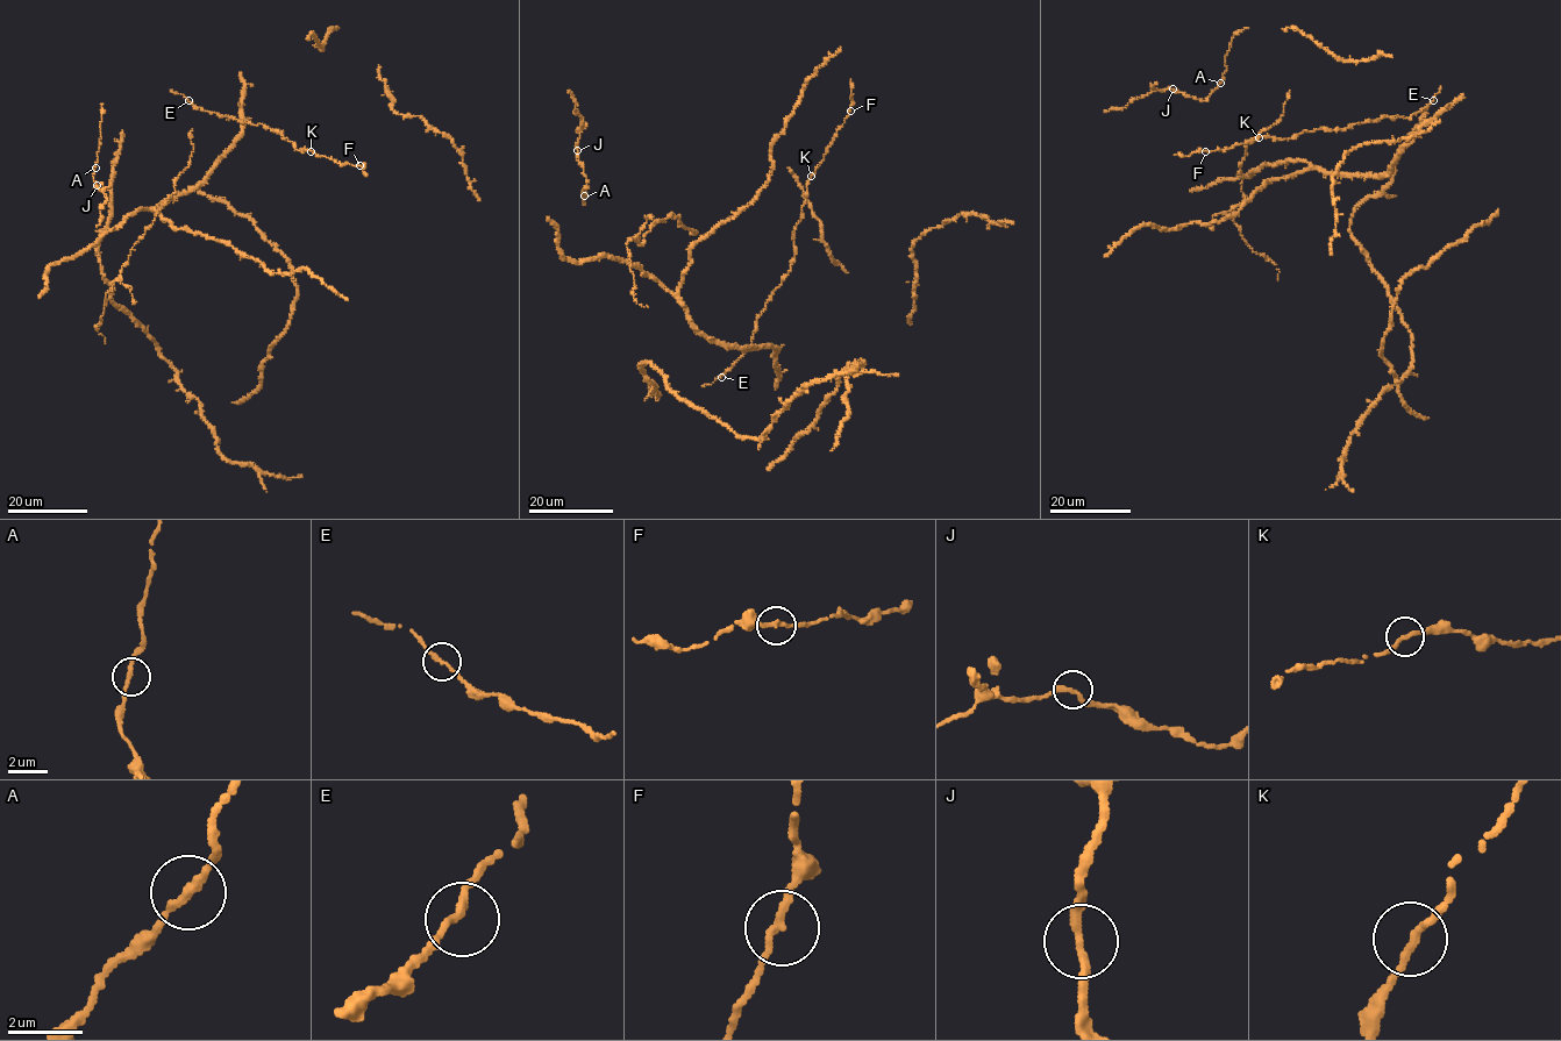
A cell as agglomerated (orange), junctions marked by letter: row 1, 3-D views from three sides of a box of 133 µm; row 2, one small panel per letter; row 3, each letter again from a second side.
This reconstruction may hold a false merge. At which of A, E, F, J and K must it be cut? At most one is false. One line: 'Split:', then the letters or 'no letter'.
Split: no letter

